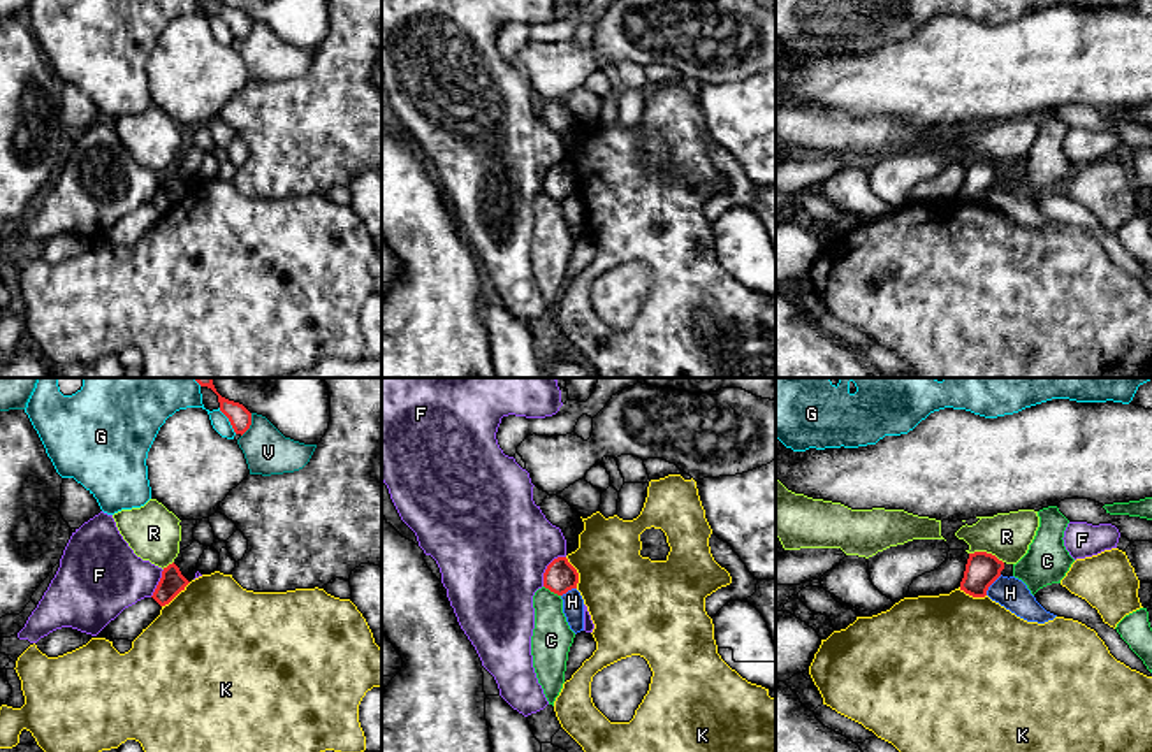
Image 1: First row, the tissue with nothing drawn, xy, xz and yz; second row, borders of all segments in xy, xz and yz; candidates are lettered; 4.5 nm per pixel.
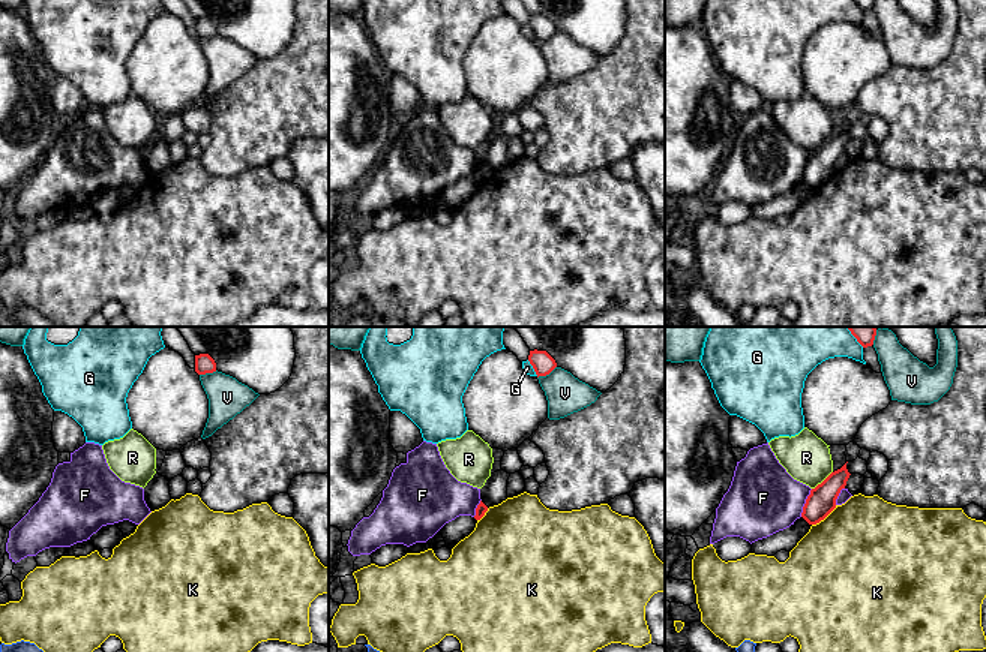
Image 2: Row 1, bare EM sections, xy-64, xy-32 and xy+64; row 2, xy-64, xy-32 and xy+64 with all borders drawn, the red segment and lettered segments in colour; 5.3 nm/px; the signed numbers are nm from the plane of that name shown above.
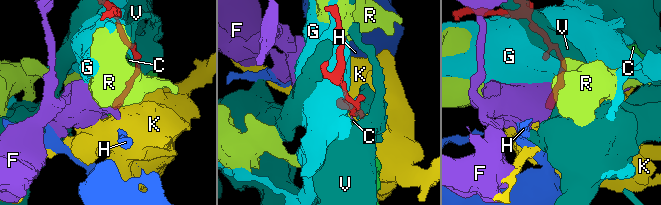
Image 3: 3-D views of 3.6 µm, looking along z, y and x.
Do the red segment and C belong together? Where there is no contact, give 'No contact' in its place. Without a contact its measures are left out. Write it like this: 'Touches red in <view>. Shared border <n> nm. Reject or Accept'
Touches red in xz. Shared border 90 nm. Reject

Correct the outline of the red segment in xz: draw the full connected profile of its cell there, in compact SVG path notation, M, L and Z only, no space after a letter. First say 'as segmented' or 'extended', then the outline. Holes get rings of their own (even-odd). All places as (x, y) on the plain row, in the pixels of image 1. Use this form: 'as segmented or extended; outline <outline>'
as segmented; outline M566 163L554 165L543 179L543 193L550 199L563 202L572 195L577 195L579 179L568 169Z

